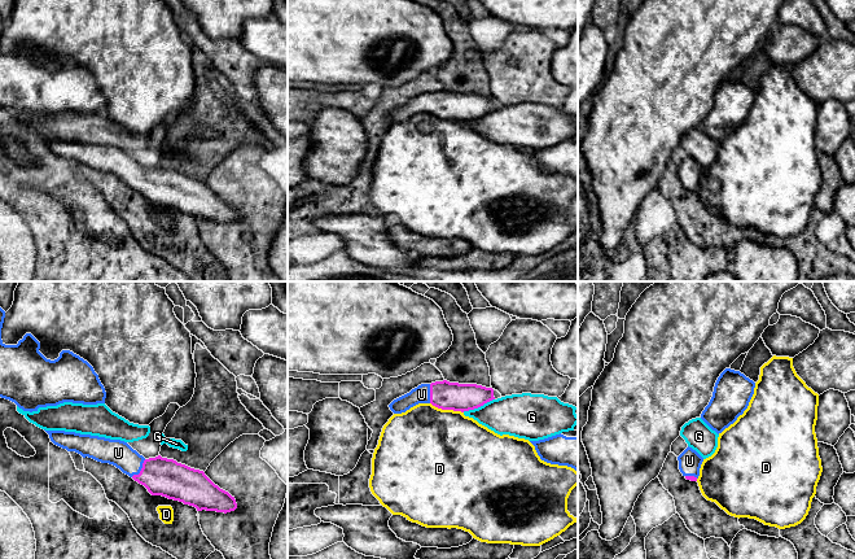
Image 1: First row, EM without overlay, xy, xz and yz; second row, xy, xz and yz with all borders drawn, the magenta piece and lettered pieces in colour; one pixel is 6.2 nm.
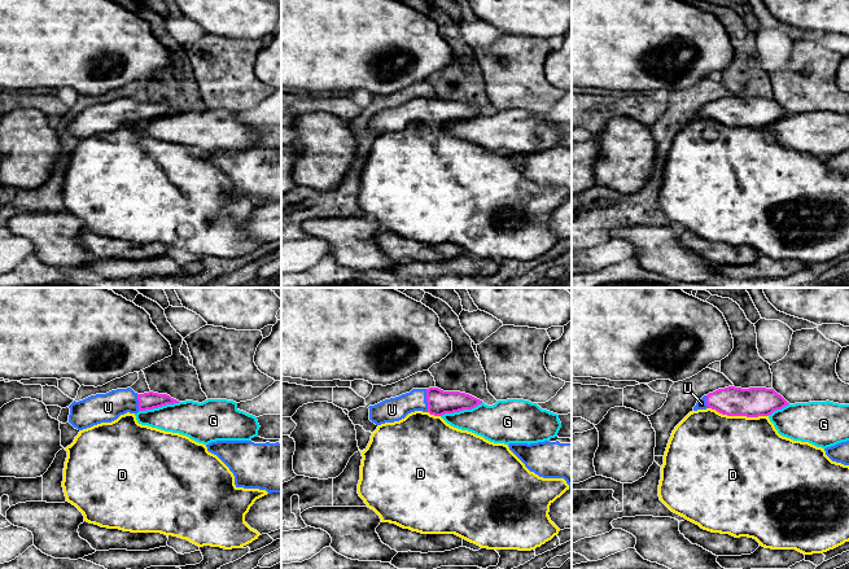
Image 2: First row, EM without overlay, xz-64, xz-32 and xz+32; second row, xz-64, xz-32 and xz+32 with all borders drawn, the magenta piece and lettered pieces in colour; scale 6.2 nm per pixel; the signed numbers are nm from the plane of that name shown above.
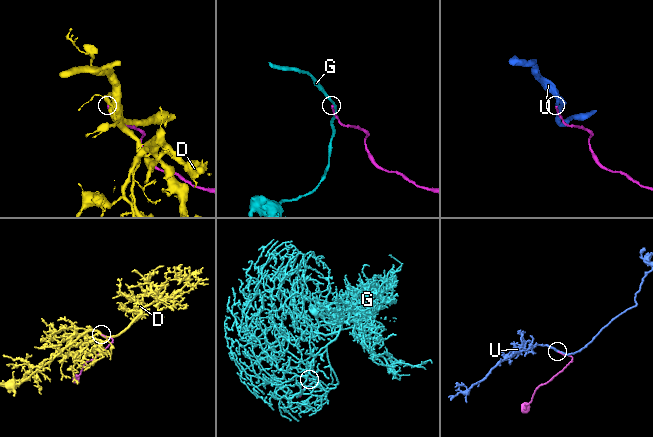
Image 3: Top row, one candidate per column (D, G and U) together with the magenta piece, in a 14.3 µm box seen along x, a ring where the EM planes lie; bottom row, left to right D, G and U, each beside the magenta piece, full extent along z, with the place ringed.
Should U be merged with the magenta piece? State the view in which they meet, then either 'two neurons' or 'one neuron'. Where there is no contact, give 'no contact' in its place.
xy | one neuron

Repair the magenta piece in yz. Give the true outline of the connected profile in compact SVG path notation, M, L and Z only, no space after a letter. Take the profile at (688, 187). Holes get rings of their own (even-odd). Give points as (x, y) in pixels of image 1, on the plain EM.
M687 157L679 166L679 179L687 189L697 191L703 167L692 157Z

